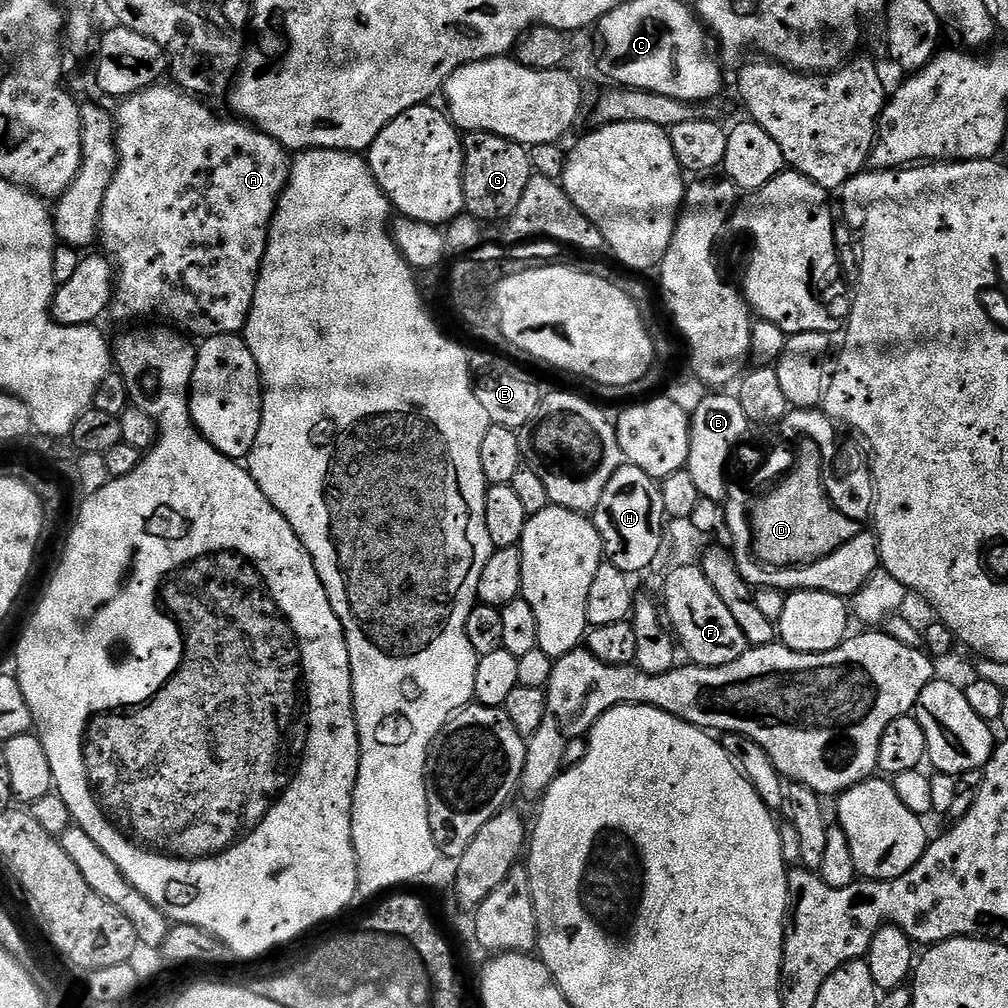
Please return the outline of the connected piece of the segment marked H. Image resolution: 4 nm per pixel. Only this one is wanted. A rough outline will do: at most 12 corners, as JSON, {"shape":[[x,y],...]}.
{"shape":[[626,462],[594,523],[629,574],[666,544],[659,483]]}

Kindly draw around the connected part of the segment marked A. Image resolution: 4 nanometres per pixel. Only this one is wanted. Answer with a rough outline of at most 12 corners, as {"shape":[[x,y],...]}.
{"shape":[[153,83],[115,109],[110,316],[243,333],[290,156]]}

